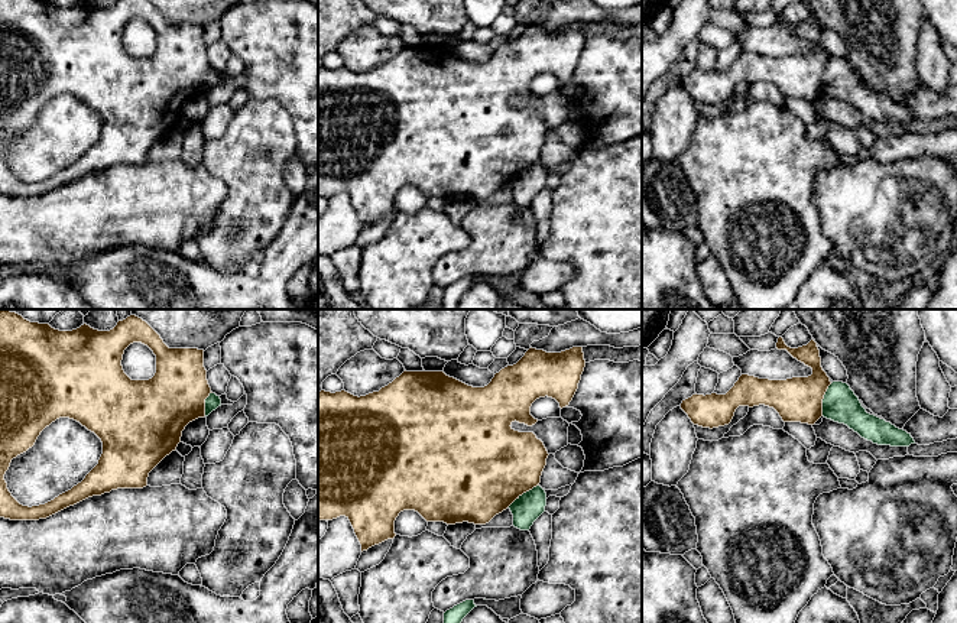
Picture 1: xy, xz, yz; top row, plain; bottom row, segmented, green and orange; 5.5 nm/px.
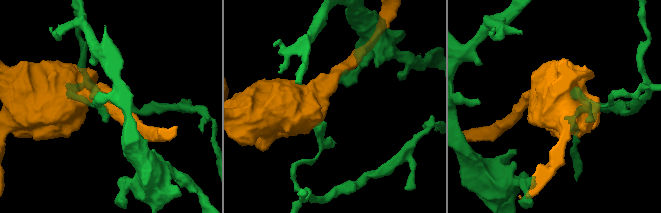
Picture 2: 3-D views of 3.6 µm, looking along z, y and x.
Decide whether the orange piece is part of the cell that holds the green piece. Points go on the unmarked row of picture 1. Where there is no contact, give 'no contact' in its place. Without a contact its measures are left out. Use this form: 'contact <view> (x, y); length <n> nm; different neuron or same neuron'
contact yz (823, 75); length 190 nm; different neuron

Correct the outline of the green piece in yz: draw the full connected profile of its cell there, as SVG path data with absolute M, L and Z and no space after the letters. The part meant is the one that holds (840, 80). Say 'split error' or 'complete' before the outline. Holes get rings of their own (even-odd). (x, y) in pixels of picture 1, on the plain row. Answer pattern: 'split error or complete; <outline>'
complete; M833 58L823 75L823 93L847 101L862 114L877 121L909 123L911 110L866 88L847 59Z

